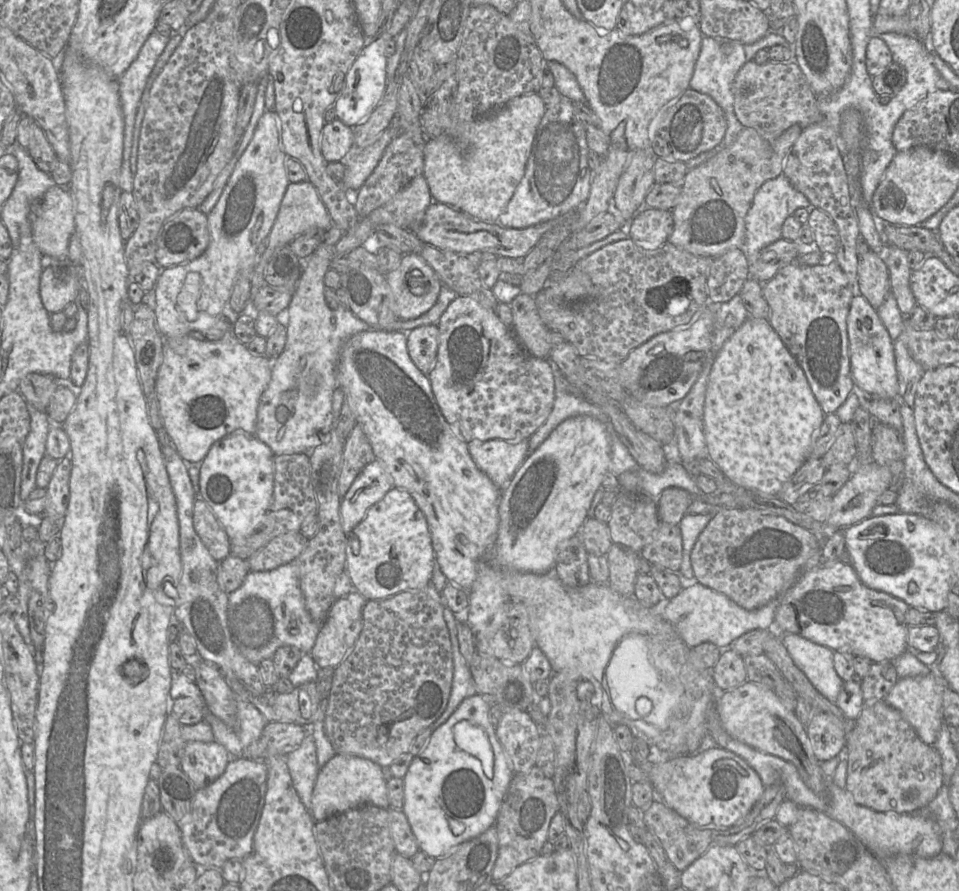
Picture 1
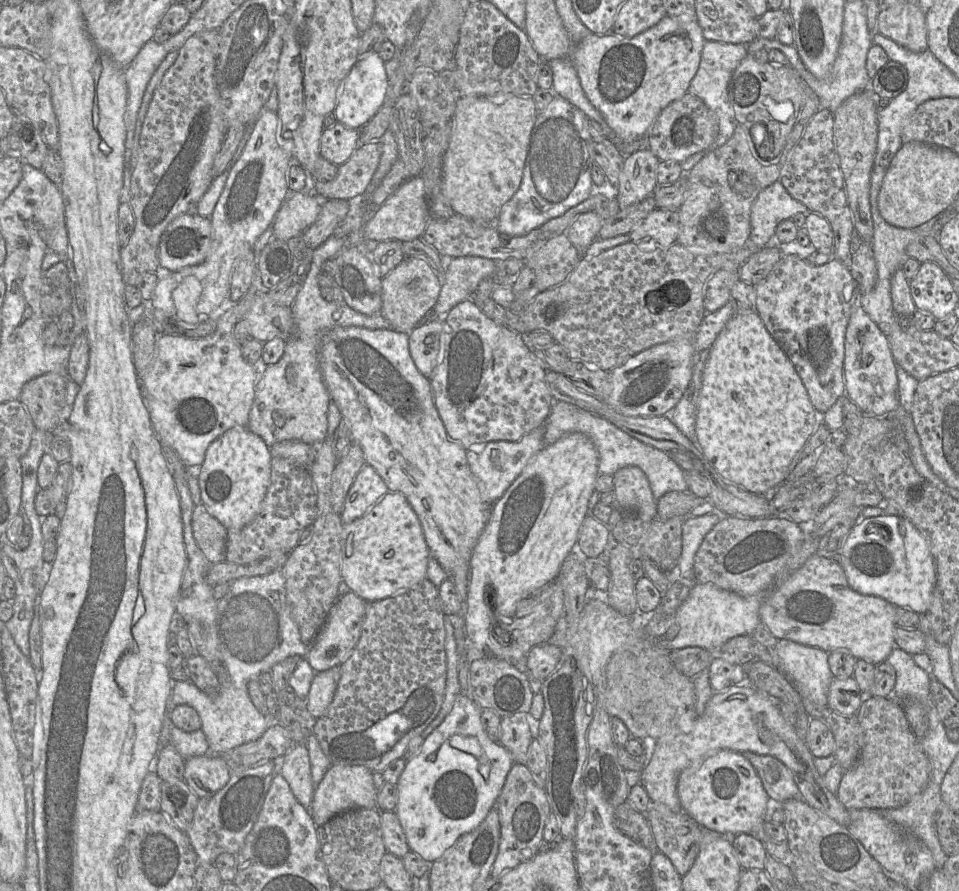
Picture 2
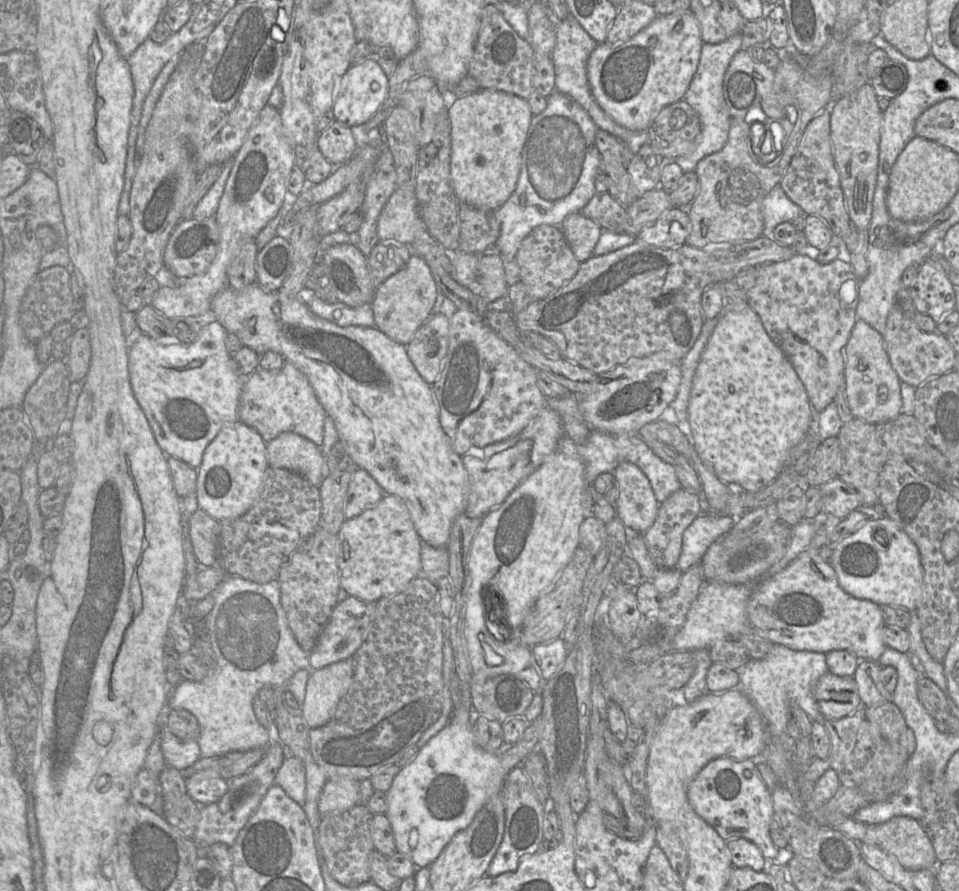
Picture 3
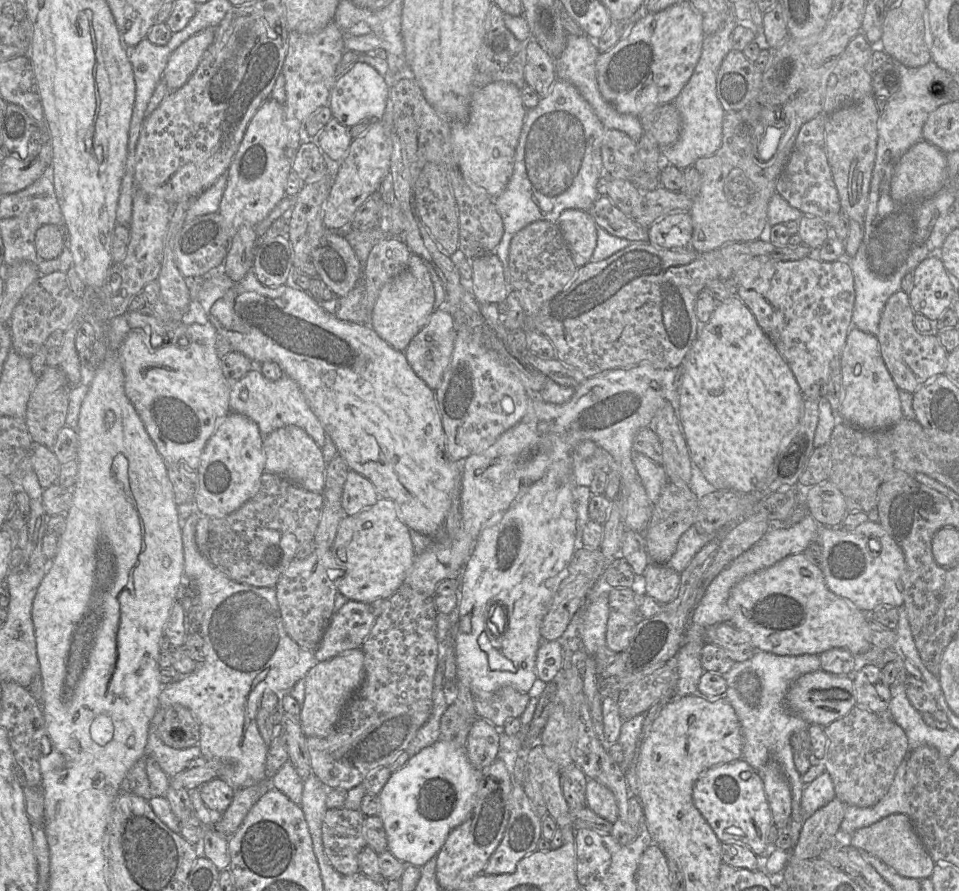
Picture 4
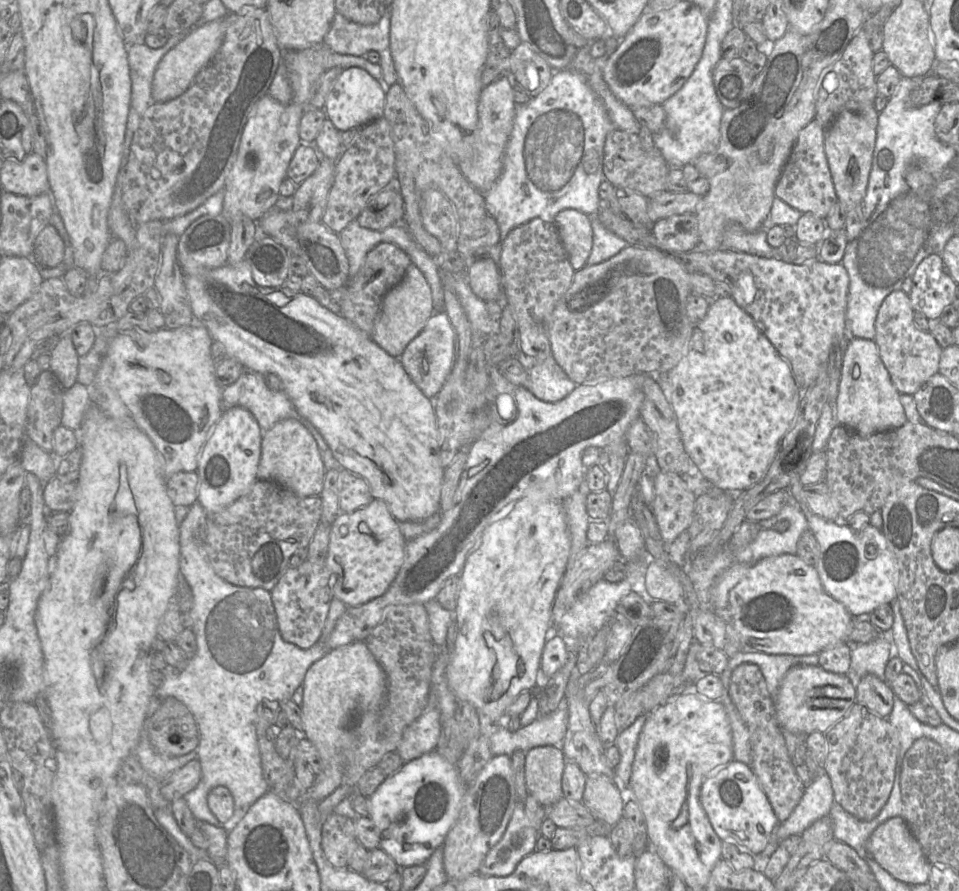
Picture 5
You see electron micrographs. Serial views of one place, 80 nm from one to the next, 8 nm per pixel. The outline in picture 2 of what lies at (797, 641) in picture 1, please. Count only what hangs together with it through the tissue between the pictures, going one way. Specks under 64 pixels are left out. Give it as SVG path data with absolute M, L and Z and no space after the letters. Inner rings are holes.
M778 640L781 673L802 699L817 706L828 706L829 687L834 679L826 651L791 640Z

